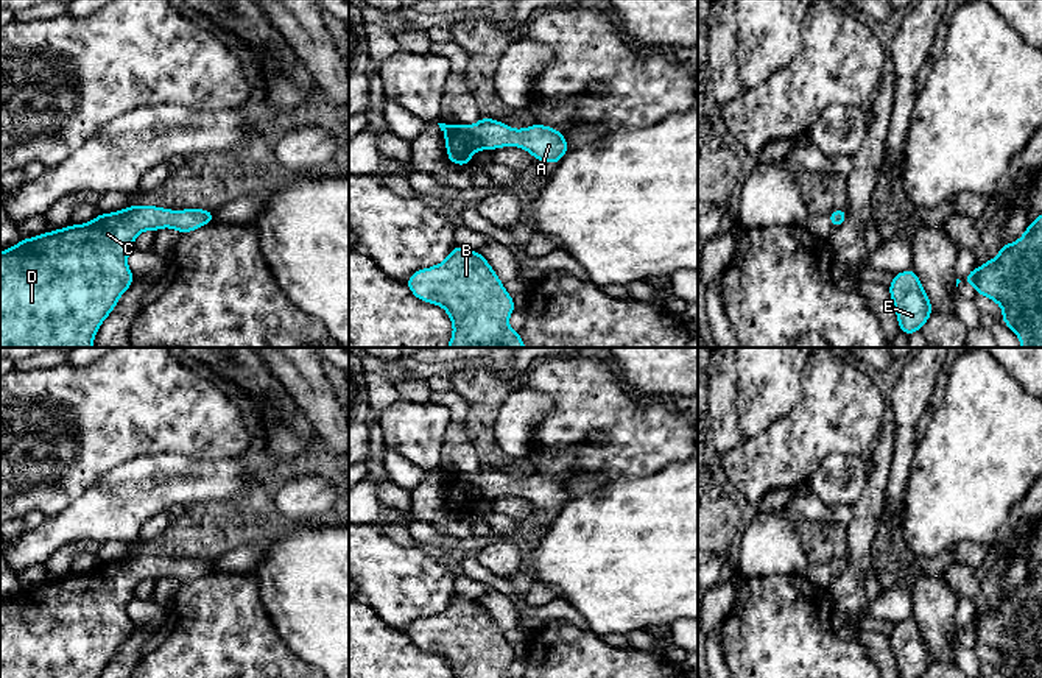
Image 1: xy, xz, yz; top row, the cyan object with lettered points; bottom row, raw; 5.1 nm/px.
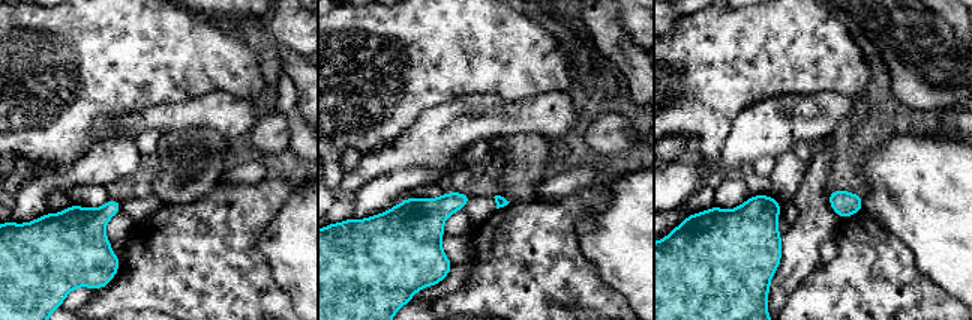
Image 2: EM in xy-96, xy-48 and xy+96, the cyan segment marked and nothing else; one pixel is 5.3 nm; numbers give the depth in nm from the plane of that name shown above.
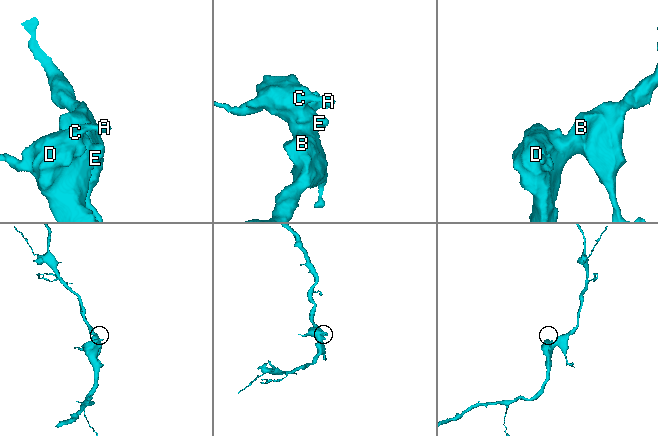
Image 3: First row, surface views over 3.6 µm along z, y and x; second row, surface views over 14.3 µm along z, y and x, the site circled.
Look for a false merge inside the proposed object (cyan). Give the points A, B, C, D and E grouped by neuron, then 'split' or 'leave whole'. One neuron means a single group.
A B C D E; leave whole

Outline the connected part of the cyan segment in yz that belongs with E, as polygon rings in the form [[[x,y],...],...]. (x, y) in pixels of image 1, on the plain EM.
[[[910,617],[894,623],[888,636],[899,678],[922,678],[933,662],[933,656],[916,620]]]

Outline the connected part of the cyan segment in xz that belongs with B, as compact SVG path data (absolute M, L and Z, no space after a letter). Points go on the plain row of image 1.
M453 595L450 605L444 611L414 620L405 633L419 650L444 656L453 678L511 678L508 667L516 659L514 648L506 641L492 616L478 600Z

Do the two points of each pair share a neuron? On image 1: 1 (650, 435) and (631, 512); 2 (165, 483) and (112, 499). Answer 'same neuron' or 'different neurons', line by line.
1: different neurons
2: same neuron

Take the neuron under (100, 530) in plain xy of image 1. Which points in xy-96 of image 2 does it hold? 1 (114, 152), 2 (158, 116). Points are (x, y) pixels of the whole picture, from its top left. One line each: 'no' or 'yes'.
1: no
2: yes

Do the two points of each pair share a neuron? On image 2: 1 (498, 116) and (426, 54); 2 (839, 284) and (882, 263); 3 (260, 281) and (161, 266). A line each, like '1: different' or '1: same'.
1: different
2: same
3: same

